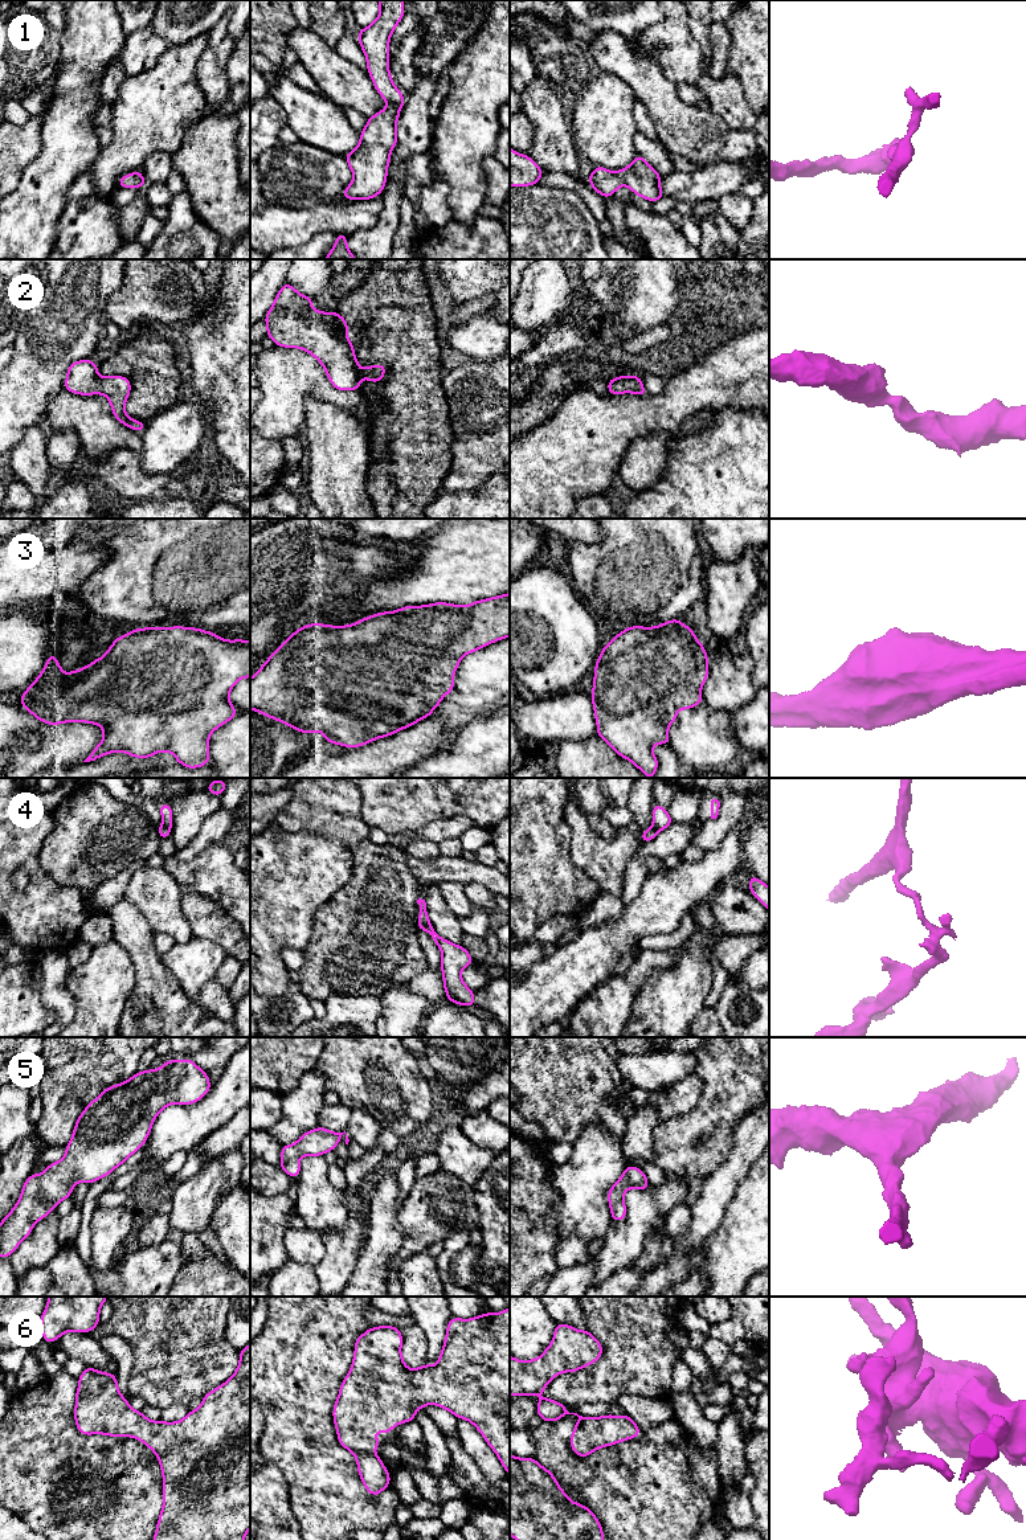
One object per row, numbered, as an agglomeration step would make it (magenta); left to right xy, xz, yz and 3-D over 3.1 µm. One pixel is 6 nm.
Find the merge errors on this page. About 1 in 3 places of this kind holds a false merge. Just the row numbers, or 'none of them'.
4

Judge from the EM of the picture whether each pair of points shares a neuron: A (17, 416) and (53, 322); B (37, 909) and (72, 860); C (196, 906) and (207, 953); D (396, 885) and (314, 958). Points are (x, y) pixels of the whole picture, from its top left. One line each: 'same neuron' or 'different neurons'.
A: same neuron
B: different neurons
C: different neurons
D: same neuron

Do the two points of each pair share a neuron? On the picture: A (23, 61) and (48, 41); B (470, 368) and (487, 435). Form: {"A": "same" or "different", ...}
{"A": "same", "B": "same"}

